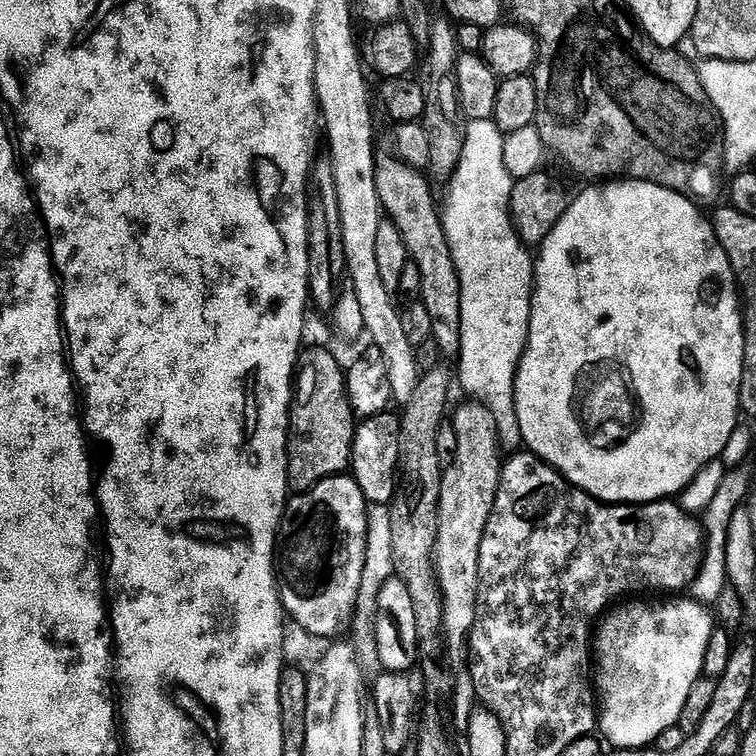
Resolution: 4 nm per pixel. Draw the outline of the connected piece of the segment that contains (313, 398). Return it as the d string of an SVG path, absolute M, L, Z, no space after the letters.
M320 350L310 360L312 376L316 385L308 396L308 401L300 408L300 432L304 435L304 452L308 455L308 468L316 478L338 476L349 471L352 450L358 435L358 417L353 412L351 398L348 397L347 380L340 384L340 377L346 374L328 350Z

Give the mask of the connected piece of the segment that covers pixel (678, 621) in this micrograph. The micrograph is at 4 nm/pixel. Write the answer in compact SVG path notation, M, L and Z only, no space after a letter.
M668 598L665 604L628 604L625 608L616 606L611 609L599 621L598 631L594 636L594 660L598 665L598 672L602 674L604 681L608 682L608 692L603 693L602 705L598 716L598 728L602 733L604 731L603 739L613 744L616 750L622 748L646 748L655 745L656 740L666 730L670 730L671 727L679 725L680 715L682 714L682 706L686 706L686 697L690 695L690 690L694 690L694 686L702 678L704 671L704 659L706 658L707 644L710 642L711 634L714 629L714 623L712 623L712 616L707 607L703 604L699 604L697 600L691 598Z

